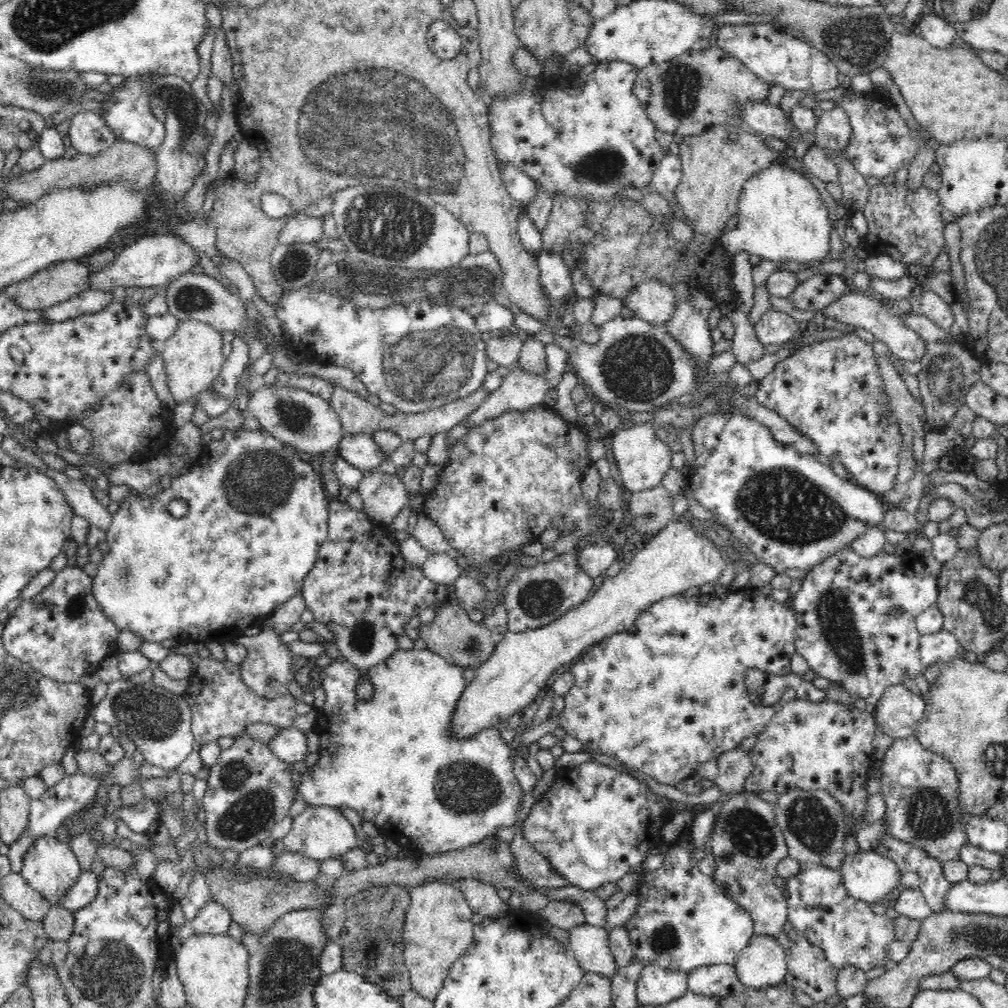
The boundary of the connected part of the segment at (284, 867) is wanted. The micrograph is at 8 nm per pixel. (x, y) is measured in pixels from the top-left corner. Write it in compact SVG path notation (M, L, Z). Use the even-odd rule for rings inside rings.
M285 852L275 857L272 870L291 876L296 881L316 881L320 874L320 862L316 859L292 852Z

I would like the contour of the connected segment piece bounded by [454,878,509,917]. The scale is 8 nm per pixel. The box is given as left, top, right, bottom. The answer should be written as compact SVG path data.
M459 878L454 883L463 892L473 912L478 912L485 917L508 912L506 902L498 897L494 885L475 878Z

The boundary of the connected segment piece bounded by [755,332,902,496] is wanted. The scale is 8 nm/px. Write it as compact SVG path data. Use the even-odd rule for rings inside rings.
M855 332L843 333L842 336L827 340L815 341L811 345L805 345L803 348L795 350L793 354L790 354L790 356L784 358L784 360L780 360L780 362L774 365L773 370L759 381L759 387L757 388L755 397L760 401L760 404L768 407L770 410L776 411L794 428L797 428L800 431L800 434L807 436L816 445L818 452L821 452L824 456L828 456L831 462L839 462L842 464L852 480L860 487L868 489L873 493L877 493L880 496L896 488L896 474L898 472L901 446L900 427L902 423L900 423L894 416L894 408L892 408L890 396L886 393L886 384L880 373L880 366L878 365L877 357L873 352L872 343L868 344L867 341L859 338Z

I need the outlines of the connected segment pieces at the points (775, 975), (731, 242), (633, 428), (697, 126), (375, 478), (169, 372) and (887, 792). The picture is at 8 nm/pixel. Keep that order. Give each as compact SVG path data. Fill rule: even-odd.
M753 935L733 964L736 976L746 988L761 989L780 984L787 973L785 954L776 937Z
M779 160L744 185L736 228L726 231L718 244L730 254L747 252L783 268L788 262L810 265L830 252L833 223L820 192L800 169L782 167Z
M654 419L619 428L613 433L611 445L614 460L622 477L622 484L628 494L660 485L662 478L671 468L672 449L666 442L656 438Z
M709 44L704 48L700 47L700 50L693 46L672 60L642 67L633 92L657 130L684 138L701 136L710 126L744 127L743 109L749 103L765 102L770 88L770 85L757 78L736 56L720 45Z
M365 473L357 487L364 511L378 526L391 527L393 520L409 506L402 479L388 473Z
M195 320L180 322L178 330L161 345L161 358L167 376L167 385L175 404L186 404L198 394L209 390L220 376L226 356L222 355L222 337L213 326Z
M914 735L906 738L895 738L881 759L880 792L885 802L883 827L888 835L922 849L928 856L946 862L960 859L960 852L969 844L967 839L967 814L960 809L960 779L954 765L942 755L926 750ZM912 770L916 782L910 786L900 784L900 774Z

